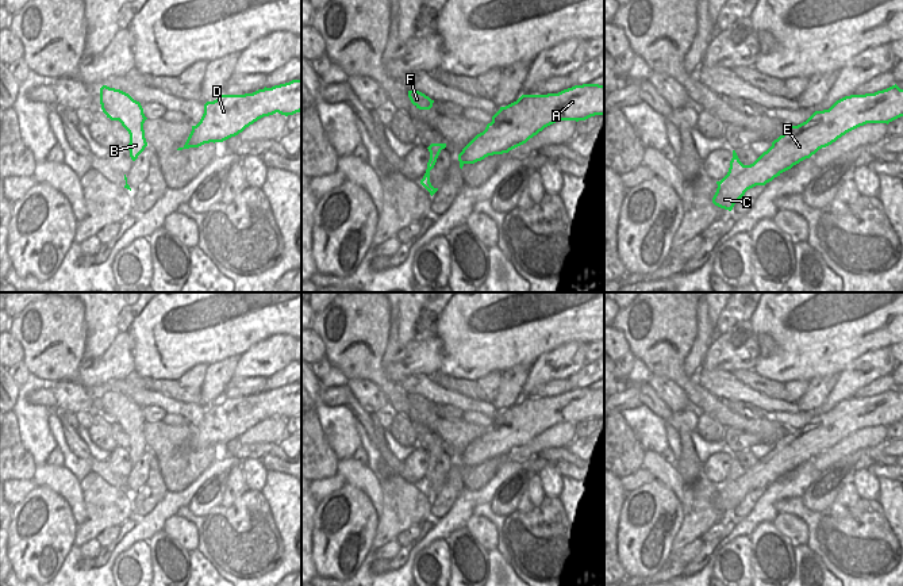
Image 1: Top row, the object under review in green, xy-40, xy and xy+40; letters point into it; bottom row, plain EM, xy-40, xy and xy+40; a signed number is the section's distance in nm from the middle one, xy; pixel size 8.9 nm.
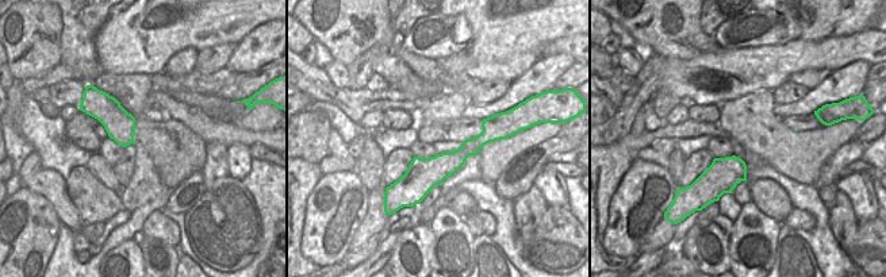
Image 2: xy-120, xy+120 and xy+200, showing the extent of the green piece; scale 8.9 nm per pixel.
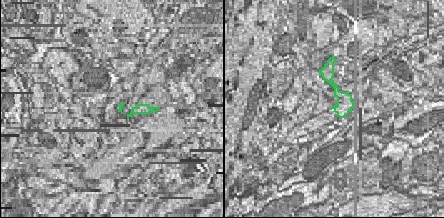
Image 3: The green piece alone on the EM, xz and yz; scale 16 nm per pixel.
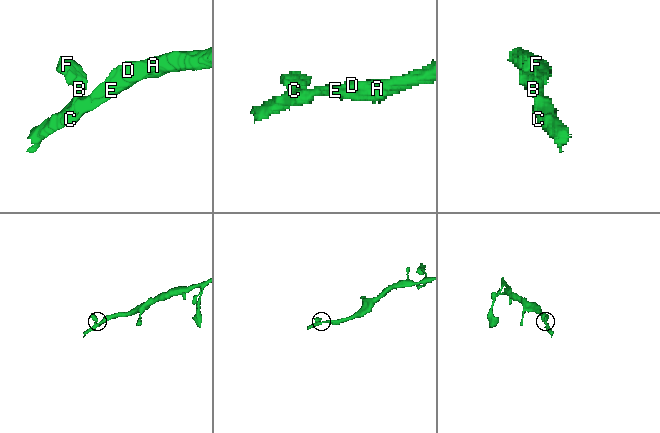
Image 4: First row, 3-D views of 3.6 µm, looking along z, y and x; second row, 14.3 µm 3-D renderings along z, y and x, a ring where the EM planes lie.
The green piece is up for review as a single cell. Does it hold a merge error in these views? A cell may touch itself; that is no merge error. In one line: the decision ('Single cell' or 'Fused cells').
Single cell

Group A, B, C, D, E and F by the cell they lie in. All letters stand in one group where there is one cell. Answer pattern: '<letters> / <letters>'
A B C D E F

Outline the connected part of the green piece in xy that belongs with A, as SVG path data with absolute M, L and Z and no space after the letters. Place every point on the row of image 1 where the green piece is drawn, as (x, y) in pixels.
M583 84L558 93L522 95L500 107L485 130L462 149L460 168L508 153L558 120L579 122L595 115L604 115L604 85Z

